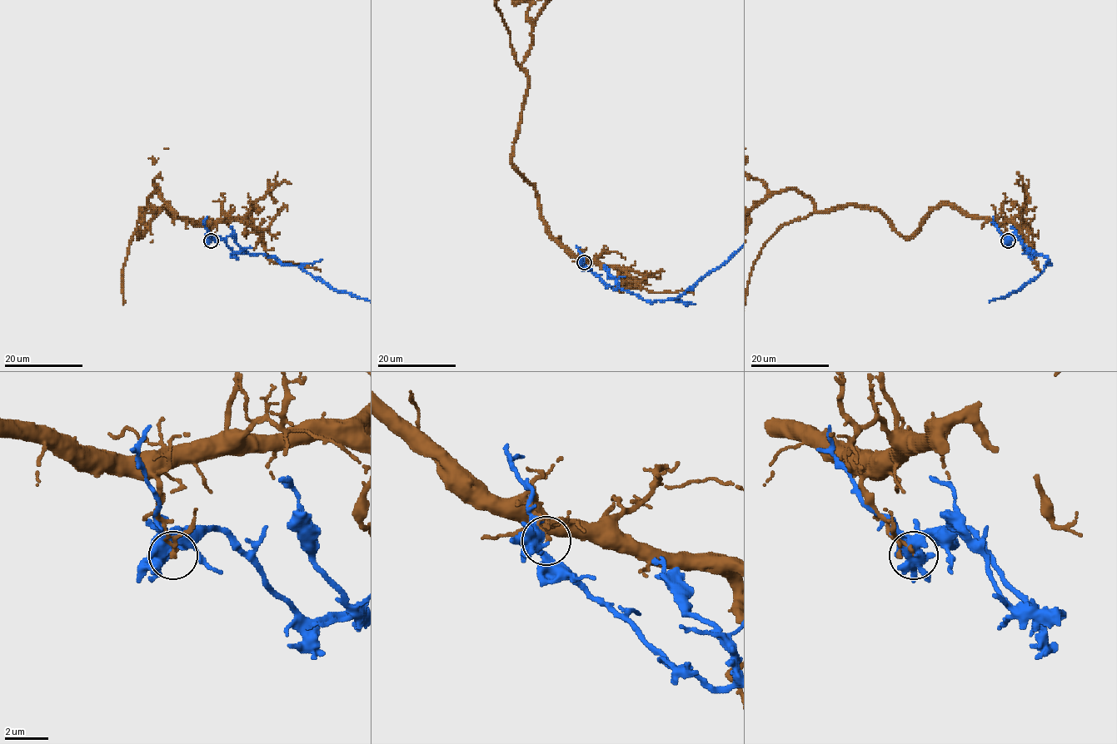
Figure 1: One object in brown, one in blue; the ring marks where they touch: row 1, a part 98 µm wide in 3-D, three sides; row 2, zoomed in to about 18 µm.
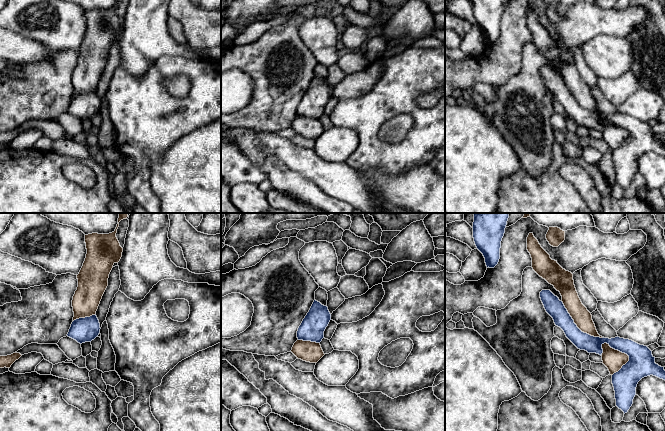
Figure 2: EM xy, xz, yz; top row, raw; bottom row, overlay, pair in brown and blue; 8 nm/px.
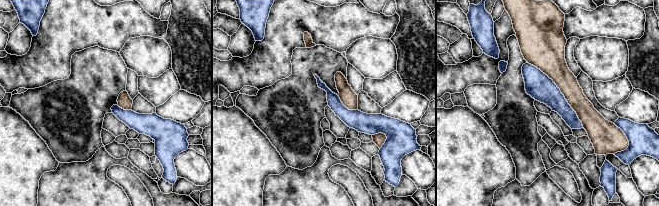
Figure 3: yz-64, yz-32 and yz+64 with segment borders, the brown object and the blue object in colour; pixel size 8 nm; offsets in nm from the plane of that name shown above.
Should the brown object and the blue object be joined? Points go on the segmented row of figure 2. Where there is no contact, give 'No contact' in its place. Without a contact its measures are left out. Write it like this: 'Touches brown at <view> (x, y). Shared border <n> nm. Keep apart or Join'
Touches brown at yz (626, 354). Shared border 280 nm. Keep apart

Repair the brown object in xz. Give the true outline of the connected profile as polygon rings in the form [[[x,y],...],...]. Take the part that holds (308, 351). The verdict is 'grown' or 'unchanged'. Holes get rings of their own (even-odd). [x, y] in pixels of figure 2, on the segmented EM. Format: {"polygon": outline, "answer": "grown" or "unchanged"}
{"polygon": [[[297,340],[291,352],[298,358],[306,362],[317,363],[325,354],[320,343]]], "answer": "unchanged"}

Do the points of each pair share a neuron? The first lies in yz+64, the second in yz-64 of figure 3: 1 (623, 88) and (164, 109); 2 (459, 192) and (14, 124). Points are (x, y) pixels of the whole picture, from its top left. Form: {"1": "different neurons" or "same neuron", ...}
{"1": "different neurons", "2": "same neuron"}

